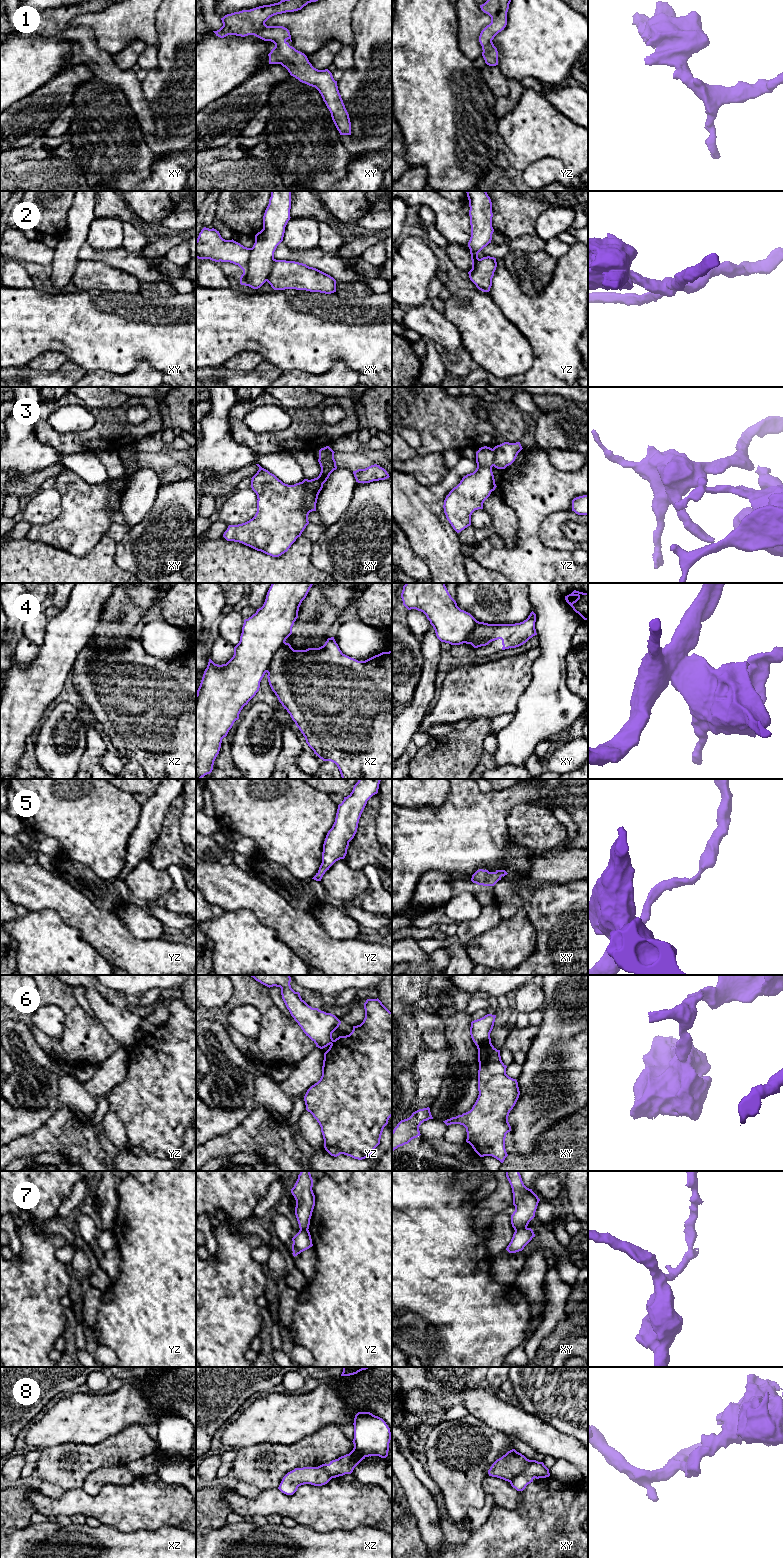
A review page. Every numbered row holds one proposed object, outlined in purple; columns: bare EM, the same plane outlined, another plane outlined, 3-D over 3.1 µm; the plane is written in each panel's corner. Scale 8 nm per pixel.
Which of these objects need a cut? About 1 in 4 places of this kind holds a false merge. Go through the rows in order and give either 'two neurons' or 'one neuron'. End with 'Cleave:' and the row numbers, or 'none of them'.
1: one neuron
2: two neurons
3: two neurons
4: two neurons
5: one neuron
6: two neurons
7: two neurons
8: two neurons
Cleave: 2, 3, 4, 6, 7, 8

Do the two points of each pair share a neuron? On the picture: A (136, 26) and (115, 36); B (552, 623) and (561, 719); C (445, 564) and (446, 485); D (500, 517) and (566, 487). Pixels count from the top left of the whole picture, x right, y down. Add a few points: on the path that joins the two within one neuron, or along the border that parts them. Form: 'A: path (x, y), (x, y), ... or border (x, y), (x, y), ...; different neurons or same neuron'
A: path (131, 26), (125, 26), (120, 31); same neuron
B: path (552, 647), (552, 695); same neuron
C: path (438, 544), (432, 538), (432, 505); same neuron
D: border (500, 491), (504, 502), (515, 514), (518, 534); different neurons

